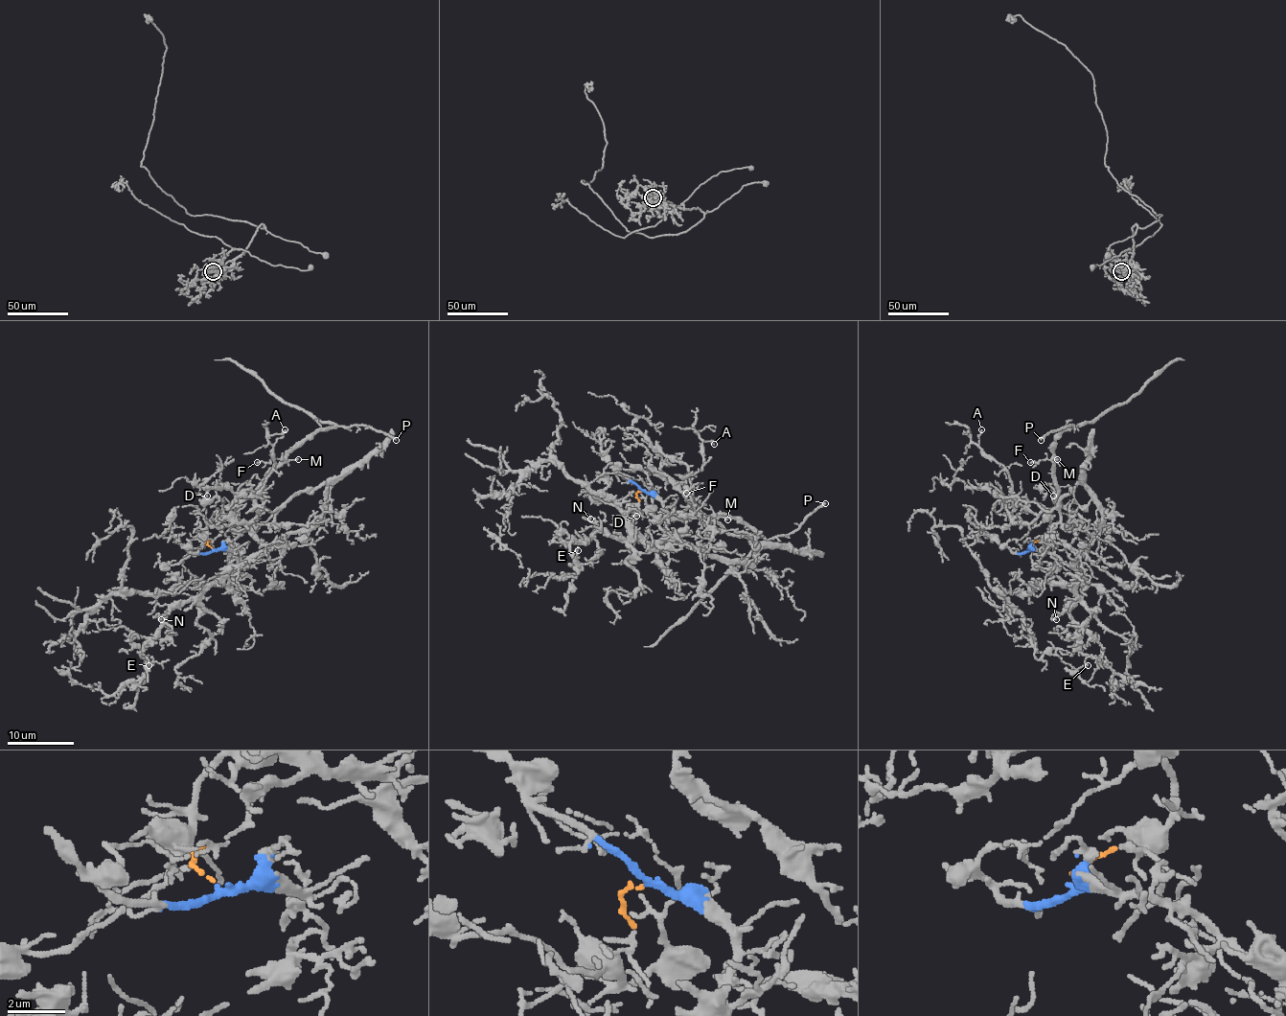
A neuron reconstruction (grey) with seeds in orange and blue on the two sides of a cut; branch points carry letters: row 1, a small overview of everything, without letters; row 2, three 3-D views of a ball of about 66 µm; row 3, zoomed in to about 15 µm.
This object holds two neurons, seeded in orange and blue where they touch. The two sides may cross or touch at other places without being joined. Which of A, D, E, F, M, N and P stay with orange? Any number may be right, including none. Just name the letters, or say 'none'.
D, F, M, P

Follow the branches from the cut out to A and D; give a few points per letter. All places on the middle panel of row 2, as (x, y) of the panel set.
A: (641, 491), (661, 502), (666, 532), (752, 564), (755, 543), (692, 498), (702, 442), (714, 444)
D: (641, 491), (635, 494), (635, 512), (651, 512), (662, 529), (639, 542), (632, 529), (635, 516)

